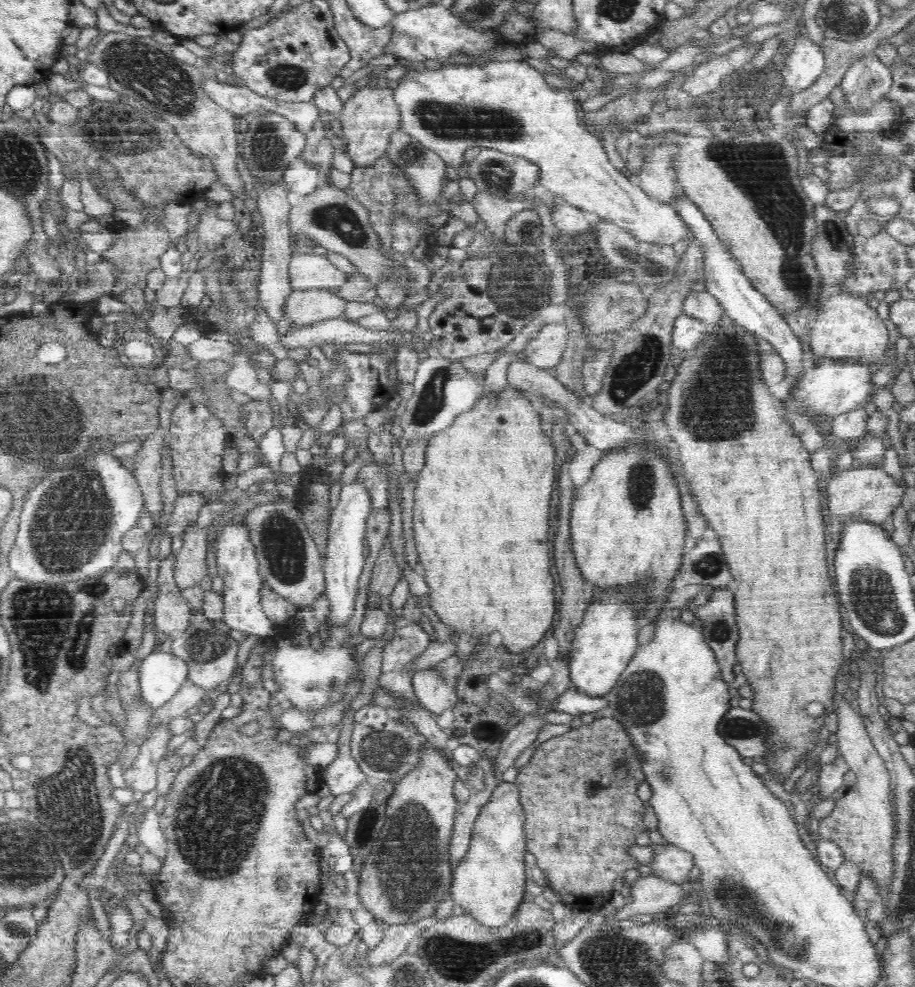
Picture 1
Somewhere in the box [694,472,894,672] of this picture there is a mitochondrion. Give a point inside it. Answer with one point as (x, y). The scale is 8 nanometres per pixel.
(720, 629)

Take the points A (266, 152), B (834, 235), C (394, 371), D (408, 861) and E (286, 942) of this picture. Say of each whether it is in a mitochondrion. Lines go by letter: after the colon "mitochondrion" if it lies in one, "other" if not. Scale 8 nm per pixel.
A: mitochondrion
B: mitochondrion
C: other
D: mitochondrion
E: other

